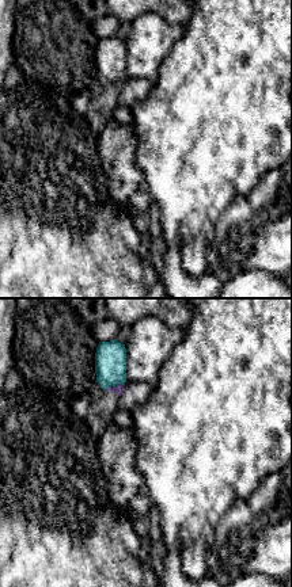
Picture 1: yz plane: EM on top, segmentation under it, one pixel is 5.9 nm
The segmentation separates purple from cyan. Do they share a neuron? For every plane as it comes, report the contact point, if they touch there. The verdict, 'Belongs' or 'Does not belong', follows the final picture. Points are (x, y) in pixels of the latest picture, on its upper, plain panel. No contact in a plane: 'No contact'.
Touches purple at (114, 83)

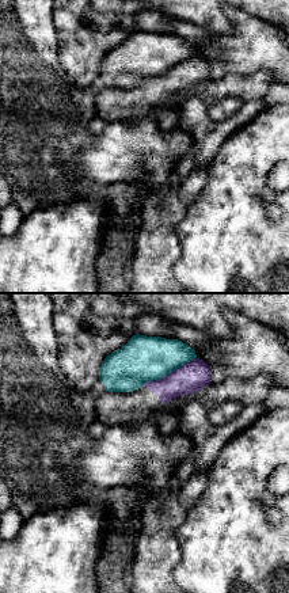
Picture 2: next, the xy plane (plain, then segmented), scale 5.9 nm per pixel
Touches purple at (170, 69)

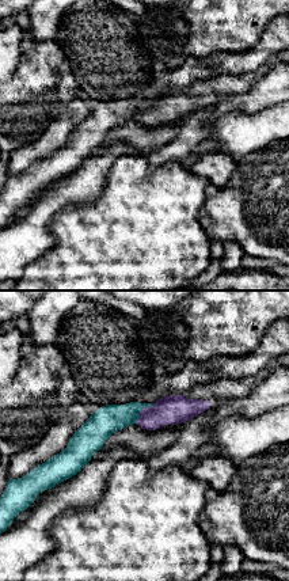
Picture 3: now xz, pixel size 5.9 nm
Touches purple at (140, 107)

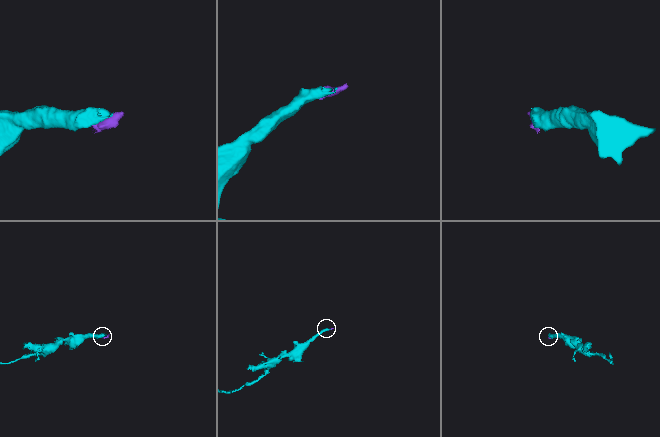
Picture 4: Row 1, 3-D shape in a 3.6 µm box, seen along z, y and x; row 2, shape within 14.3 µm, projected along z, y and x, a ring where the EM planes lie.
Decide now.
Does not belong

